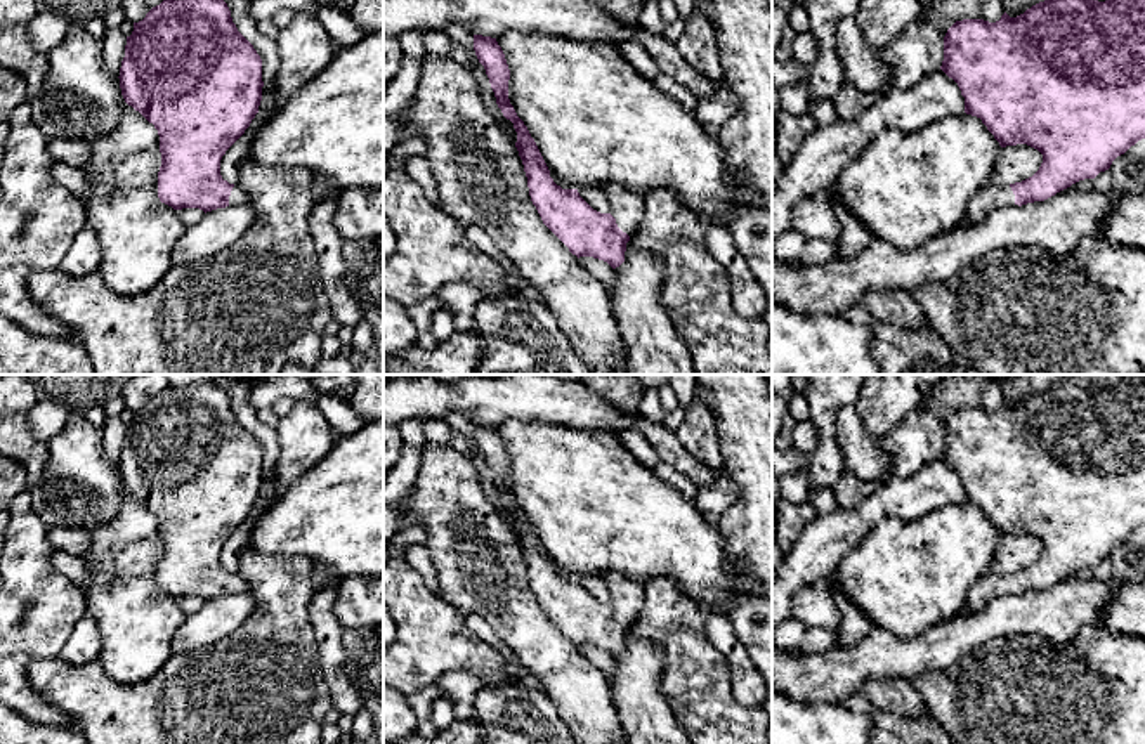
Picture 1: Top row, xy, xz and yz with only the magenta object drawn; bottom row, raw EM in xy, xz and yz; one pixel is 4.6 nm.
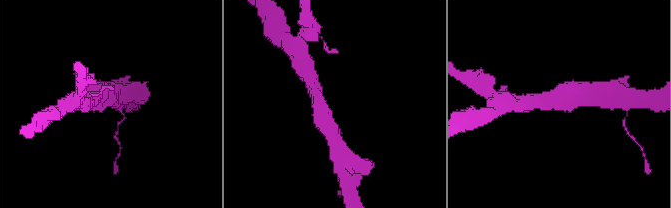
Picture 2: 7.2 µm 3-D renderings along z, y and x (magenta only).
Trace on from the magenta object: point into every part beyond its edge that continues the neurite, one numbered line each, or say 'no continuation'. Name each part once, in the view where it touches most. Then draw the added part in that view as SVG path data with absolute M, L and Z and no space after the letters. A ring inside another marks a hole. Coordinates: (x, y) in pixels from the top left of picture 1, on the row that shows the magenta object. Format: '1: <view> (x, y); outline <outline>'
1: xz (627, 207); outline M619 186L607 187L605 193L611 201L611 215L618 227L630 236L644 215L644 194Z

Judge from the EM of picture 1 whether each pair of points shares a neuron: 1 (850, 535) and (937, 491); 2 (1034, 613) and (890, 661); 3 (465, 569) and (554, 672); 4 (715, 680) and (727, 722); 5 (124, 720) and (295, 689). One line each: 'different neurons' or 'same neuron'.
1: same neuron
2: same neuron
3: same neuron
4: same neuron
5: same neuron

